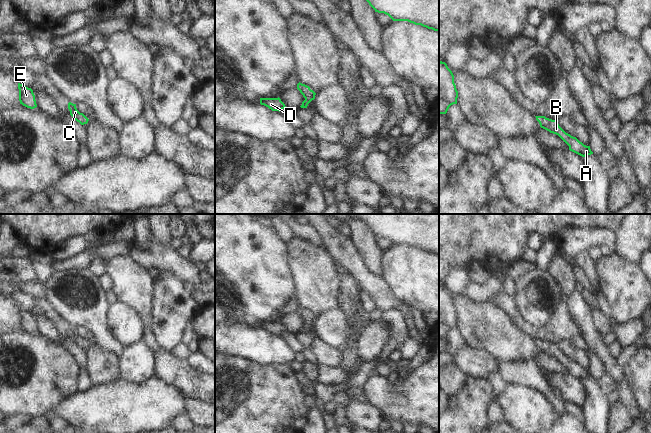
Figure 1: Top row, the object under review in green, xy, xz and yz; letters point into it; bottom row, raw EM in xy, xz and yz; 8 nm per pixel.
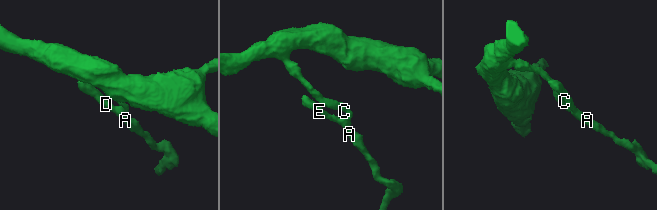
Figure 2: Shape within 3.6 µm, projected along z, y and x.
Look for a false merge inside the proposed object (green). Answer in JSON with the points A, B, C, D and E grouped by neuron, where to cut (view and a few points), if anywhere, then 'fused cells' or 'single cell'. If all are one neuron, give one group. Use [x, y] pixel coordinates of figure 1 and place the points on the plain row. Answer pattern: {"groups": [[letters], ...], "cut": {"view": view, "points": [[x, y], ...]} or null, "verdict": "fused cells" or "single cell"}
{"groups": [["A", "B", "C", "D", "E"]], "cut": null, "verdict": "single cell"}

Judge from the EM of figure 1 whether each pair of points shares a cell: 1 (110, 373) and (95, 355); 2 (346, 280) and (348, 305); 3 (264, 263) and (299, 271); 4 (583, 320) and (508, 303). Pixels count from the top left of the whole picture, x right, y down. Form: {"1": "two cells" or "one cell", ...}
{"1": "one cell", "2": "one cell", "3": "two cells", "4": "two cells"}

